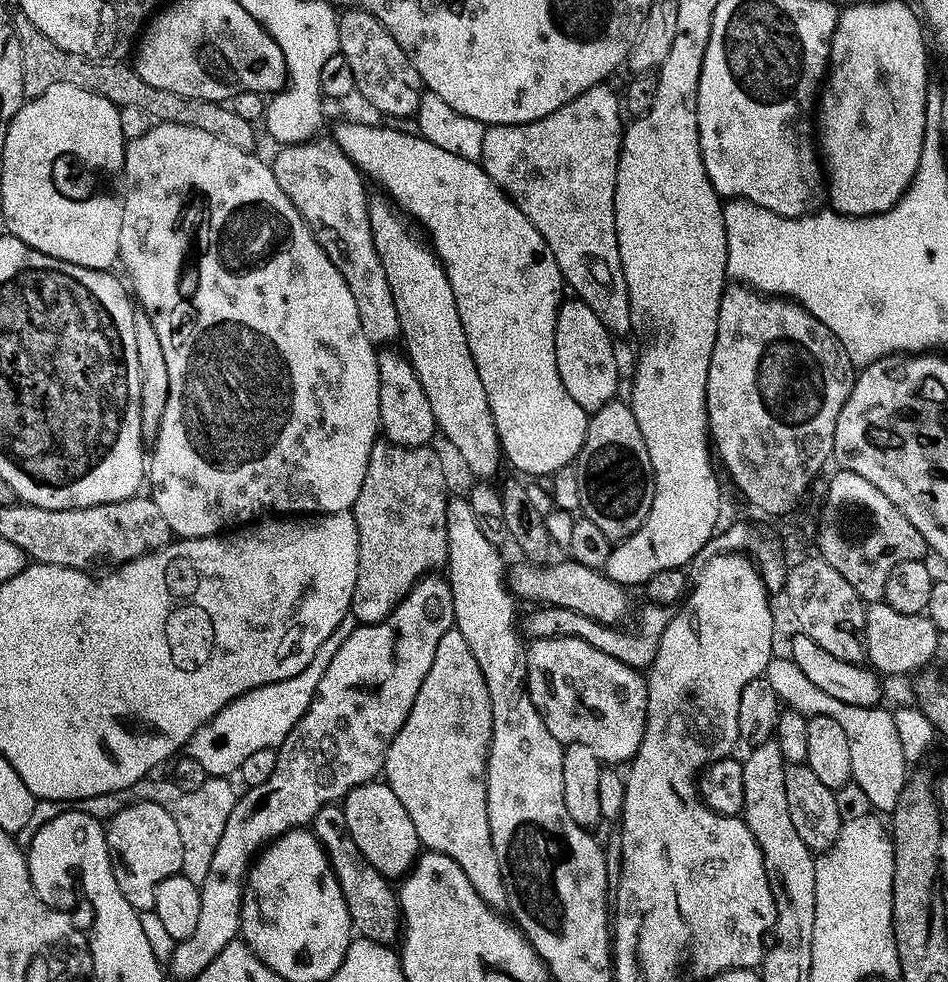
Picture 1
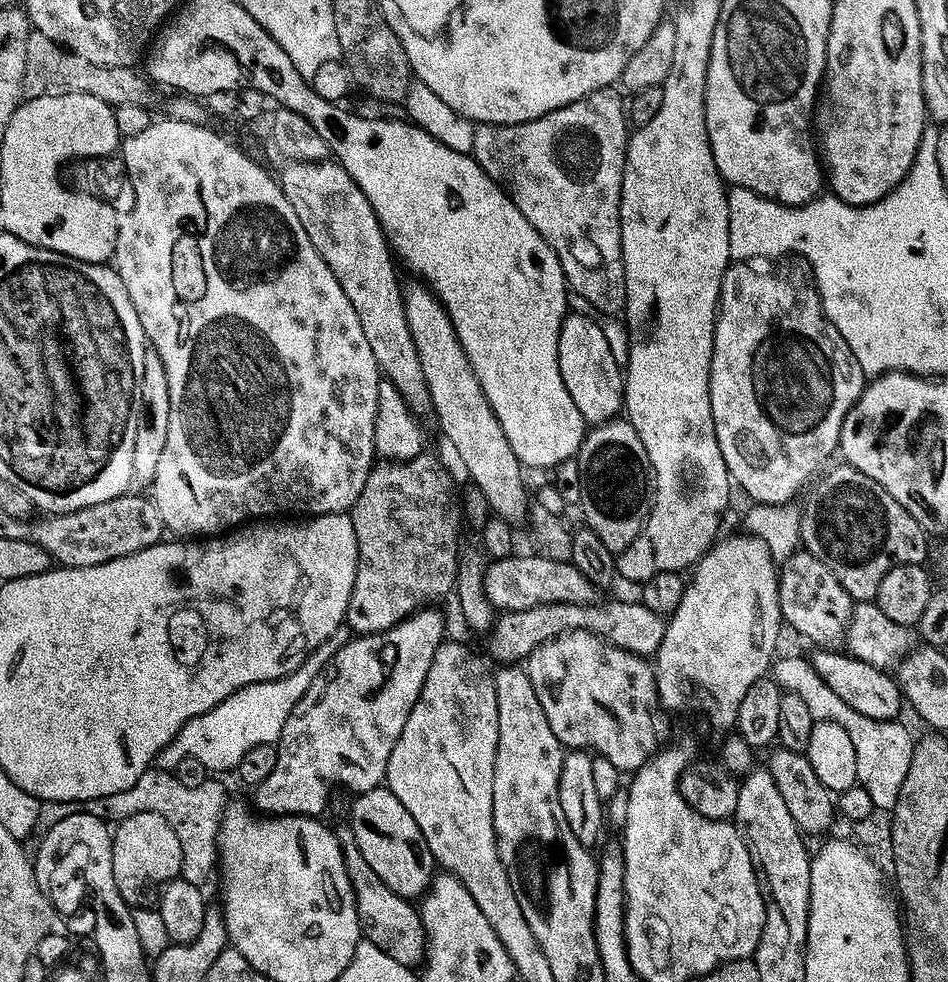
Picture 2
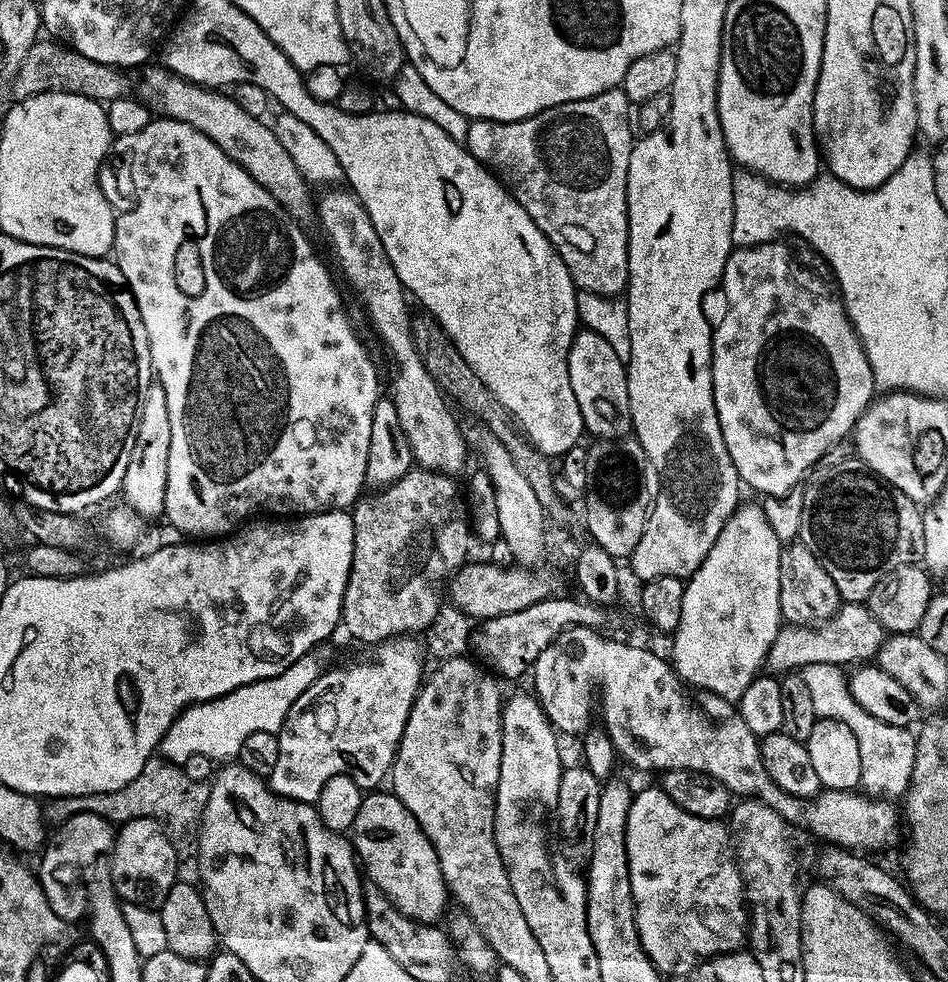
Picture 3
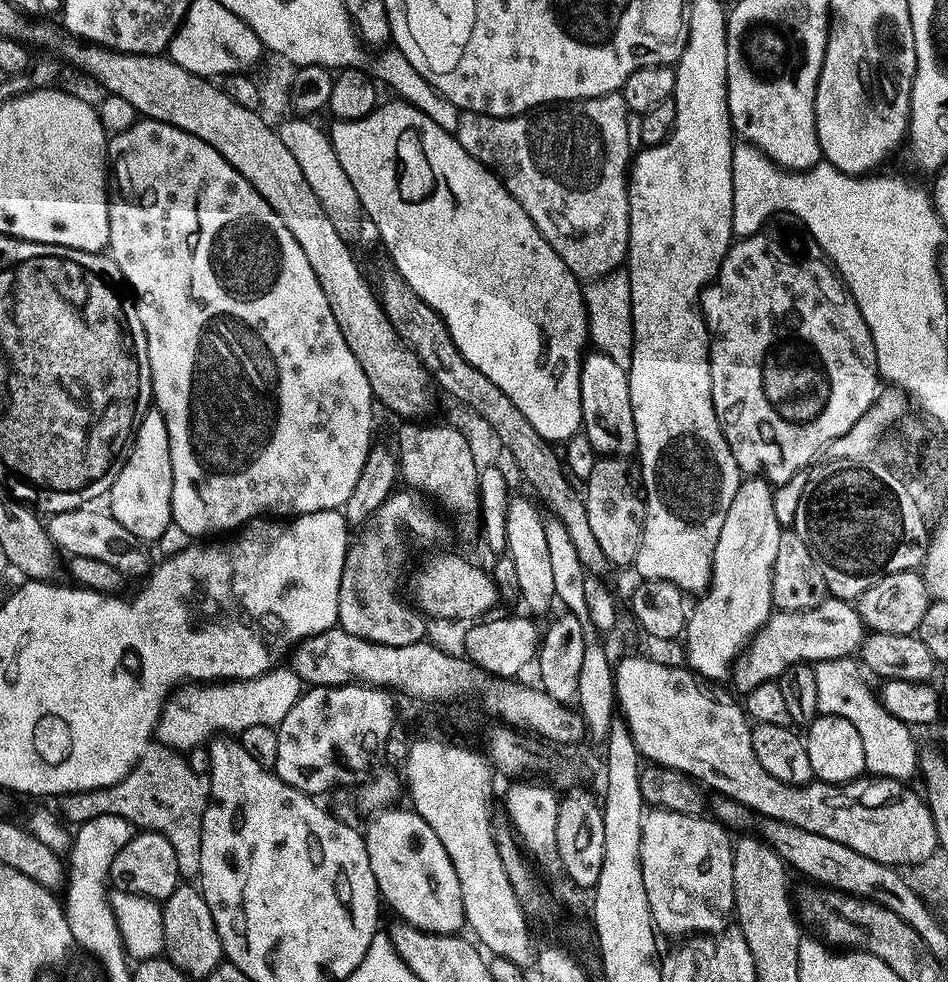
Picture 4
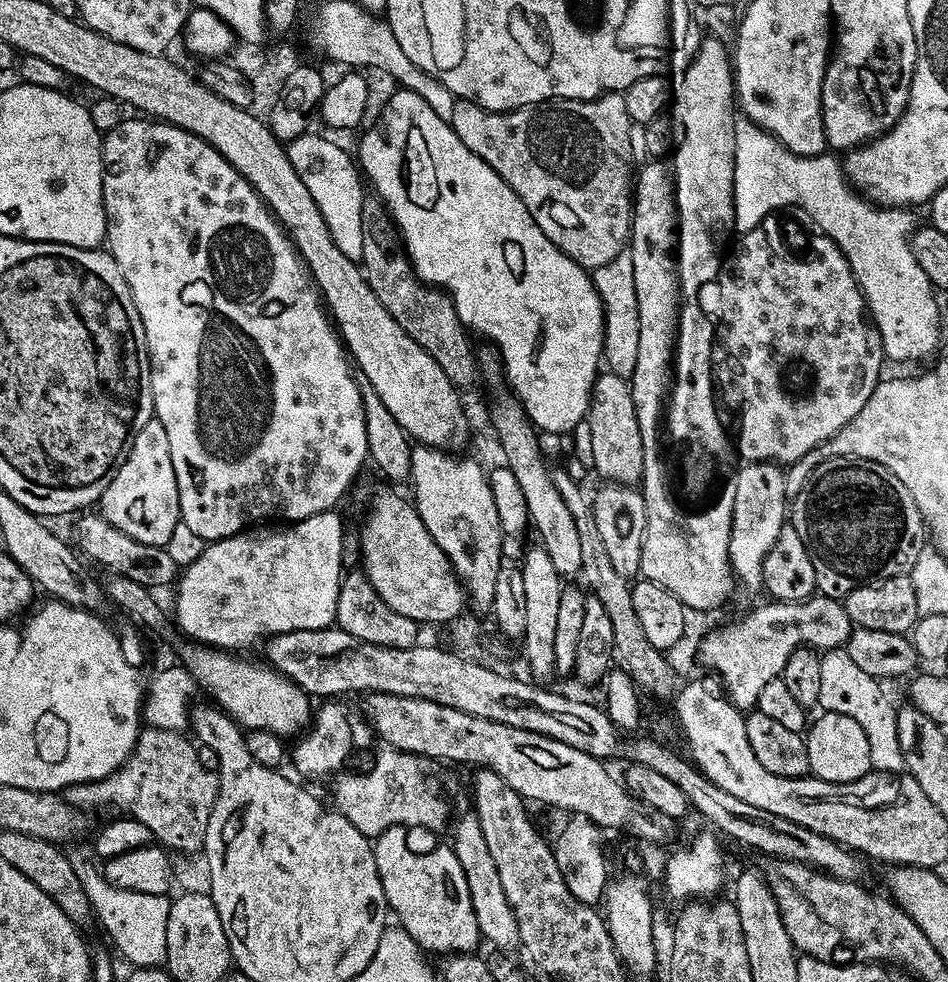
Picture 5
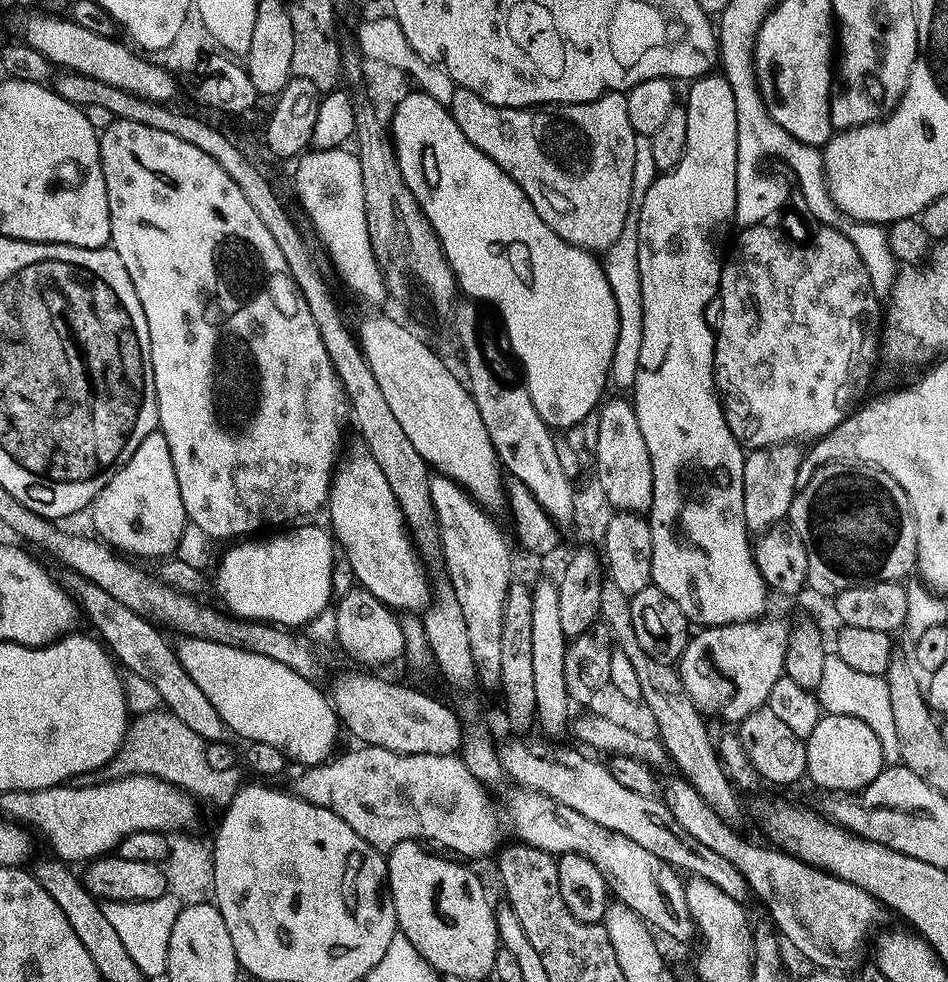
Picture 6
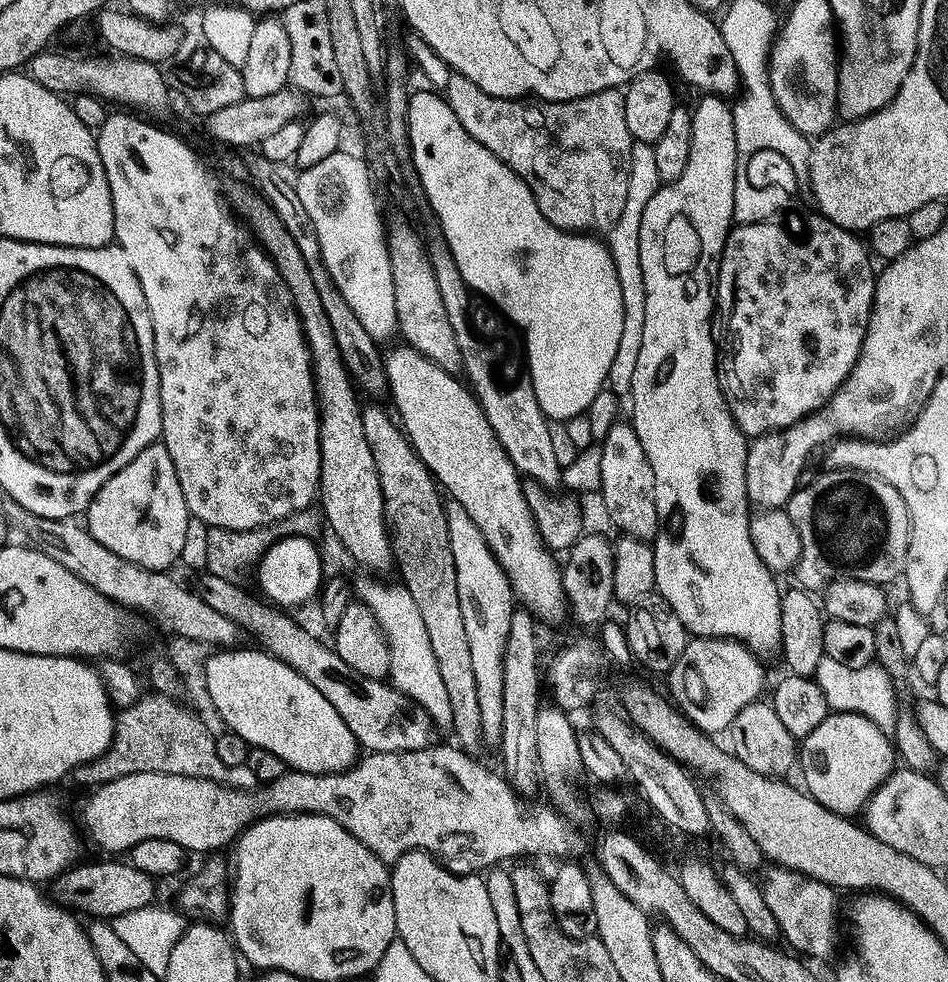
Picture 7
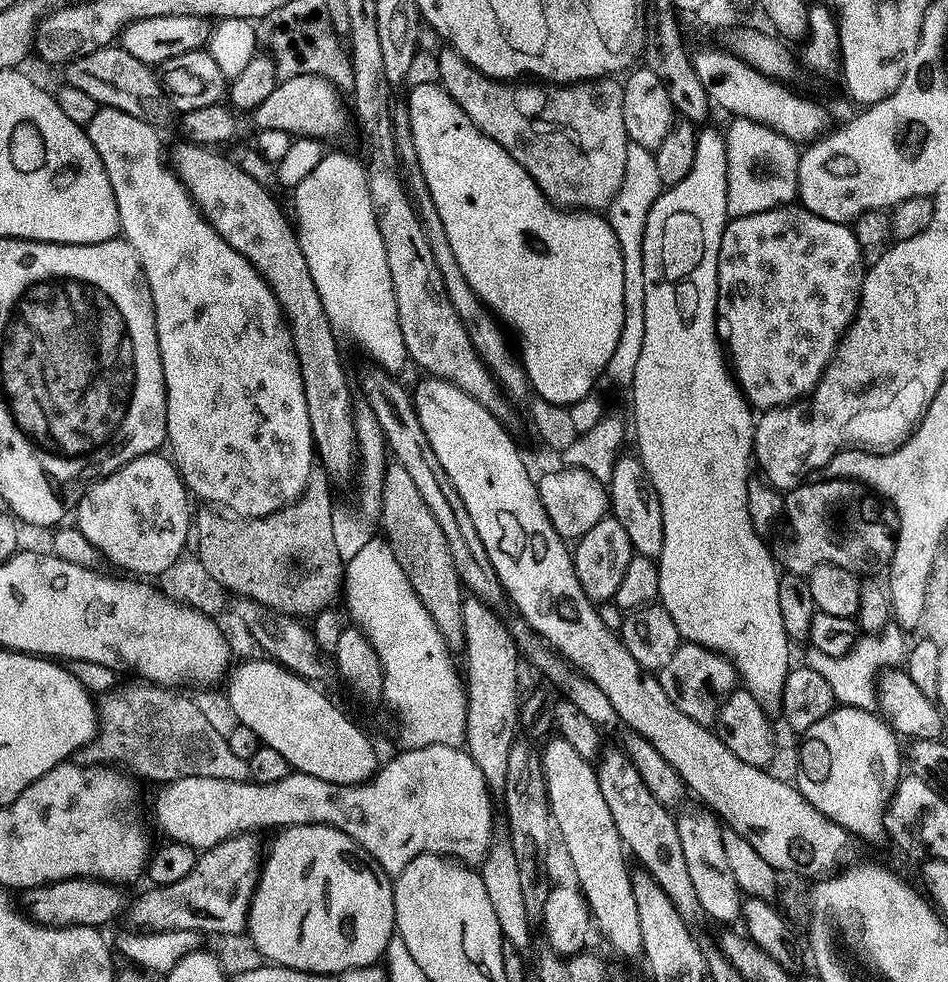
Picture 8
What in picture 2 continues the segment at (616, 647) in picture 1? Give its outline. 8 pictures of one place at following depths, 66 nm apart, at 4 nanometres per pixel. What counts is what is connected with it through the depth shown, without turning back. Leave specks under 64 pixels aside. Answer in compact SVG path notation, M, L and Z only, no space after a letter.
M610 600L590 604L546 603L531 607L530 610L506 612L497 617L488 638L493 656L502 664L514 664L524 659L538 646L566 631L593 633L615 645L621 651L649 657L661 644L665 619L654 614L649 607L638 600L624 602Z

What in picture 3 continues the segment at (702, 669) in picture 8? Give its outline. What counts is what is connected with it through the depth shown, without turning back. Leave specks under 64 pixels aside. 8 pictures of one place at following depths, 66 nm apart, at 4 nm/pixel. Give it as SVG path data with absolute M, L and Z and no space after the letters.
M841 603L839 611L819 626L784 626L768 651L766 668L772 674L788 674L811 663L860 666L871 661L886 639L884 627L864 604Z

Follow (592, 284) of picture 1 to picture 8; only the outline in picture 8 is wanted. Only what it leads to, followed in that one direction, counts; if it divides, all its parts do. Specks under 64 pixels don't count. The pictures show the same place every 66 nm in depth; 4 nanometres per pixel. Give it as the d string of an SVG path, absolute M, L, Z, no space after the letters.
M451 50L439 53L438 59L439 83L448 91L450 98L454 98L454 102L458 102L462 110L466 110L466 114L474 122L474 126L482 130L482 134L494 138L494 142L498 142L498 146L502 146L502 150L506 150L510 158L518 162L518 166L528 171L530 178L534 178L536 185L557 208L604 210L611 205L624 181L626 150L630 143L626 122L622 118L624 90L619 79L601 78L567 86L540 86L540 89L536 89L537 85L532 82L517 86L512 82L491 80L486 74L474 70L474 66L467 64L457 52Z

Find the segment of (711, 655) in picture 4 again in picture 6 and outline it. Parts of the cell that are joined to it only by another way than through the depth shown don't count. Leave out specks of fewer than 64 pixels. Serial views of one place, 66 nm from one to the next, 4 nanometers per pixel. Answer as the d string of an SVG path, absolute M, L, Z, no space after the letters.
M795 443L775 444L769 448L751 449L744 457L742 502L744 522L749 533L763 534L779 525L789 515L792 497L798 491L796 475L800 472L800 452Z

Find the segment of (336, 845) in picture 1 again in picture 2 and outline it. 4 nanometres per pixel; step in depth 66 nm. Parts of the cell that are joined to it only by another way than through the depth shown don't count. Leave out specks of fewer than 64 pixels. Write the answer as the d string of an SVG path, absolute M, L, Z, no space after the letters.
M341 831L338 837L340 848L344 852L346 874L350 874L350 886L354 890L354 902L363 939L378 946L378 950L390 954L394 962L402 962L409 966L419 965L424 959L426 941L417 905L394 894L394 890L390 890L390 886L386 886L386 882L382 882L382 878L374 874L370 862L362 858L362 850L358 850L351 831Z

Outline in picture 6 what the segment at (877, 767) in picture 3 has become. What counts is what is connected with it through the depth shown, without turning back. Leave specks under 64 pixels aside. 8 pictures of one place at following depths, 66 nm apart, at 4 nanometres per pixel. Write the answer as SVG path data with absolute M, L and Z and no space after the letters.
M835 654L826 658L825 669L822 672L822 682L817 690L817 700L821 709L829 715L856 717L865 721L874 730L883 748L885 761L897 763L900 760L898 733L894 724L894 712L888 684L884 676L864 674L860 670L853 670L842 662Z

